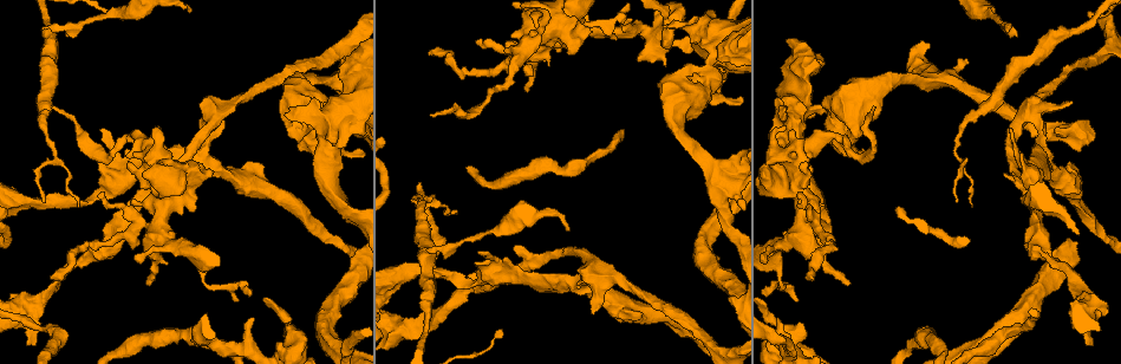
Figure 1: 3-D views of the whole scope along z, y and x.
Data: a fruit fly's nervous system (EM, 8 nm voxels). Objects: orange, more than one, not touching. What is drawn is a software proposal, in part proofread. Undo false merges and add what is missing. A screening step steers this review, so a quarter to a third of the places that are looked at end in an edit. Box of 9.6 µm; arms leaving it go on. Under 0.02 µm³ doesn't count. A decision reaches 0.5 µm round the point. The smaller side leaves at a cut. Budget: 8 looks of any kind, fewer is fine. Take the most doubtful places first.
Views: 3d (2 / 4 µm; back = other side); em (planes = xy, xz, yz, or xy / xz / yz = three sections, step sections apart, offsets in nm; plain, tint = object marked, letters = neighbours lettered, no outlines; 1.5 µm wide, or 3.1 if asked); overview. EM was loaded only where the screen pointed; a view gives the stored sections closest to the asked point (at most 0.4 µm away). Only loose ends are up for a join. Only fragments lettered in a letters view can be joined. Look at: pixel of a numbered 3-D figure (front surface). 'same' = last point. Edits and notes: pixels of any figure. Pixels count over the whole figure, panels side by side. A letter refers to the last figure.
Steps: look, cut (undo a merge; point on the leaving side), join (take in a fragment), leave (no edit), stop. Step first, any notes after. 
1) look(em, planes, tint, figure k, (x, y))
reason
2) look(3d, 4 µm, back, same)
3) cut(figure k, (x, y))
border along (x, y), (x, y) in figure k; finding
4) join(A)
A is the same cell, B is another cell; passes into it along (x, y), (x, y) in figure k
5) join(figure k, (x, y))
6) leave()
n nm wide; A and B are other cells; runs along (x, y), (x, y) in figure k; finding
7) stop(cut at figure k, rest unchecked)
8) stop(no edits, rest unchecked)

look(3d, 4 µm, back, figure 1, (432, 117))
free end

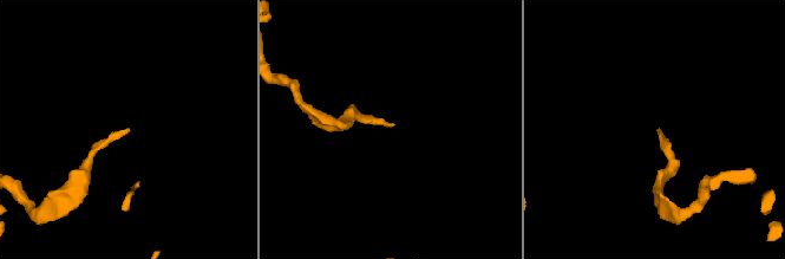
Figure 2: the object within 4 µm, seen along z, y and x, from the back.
look(em, yz, step 8, tint, figure 2, (128, 129))
shape alone is not enough

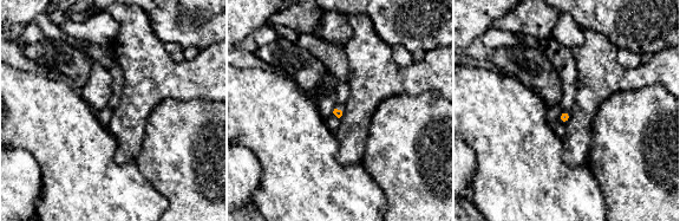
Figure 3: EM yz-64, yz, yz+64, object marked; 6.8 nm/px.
look(em, planes, letters, same)

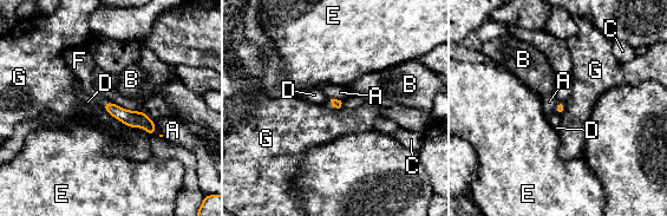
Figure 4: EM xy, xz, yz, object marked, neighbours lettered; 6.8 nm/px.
join(F)
F is the same cell, A, B, C, D, E and G are other cells; it goes on there

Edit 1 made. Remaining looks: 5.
look(overview)
see it whole again

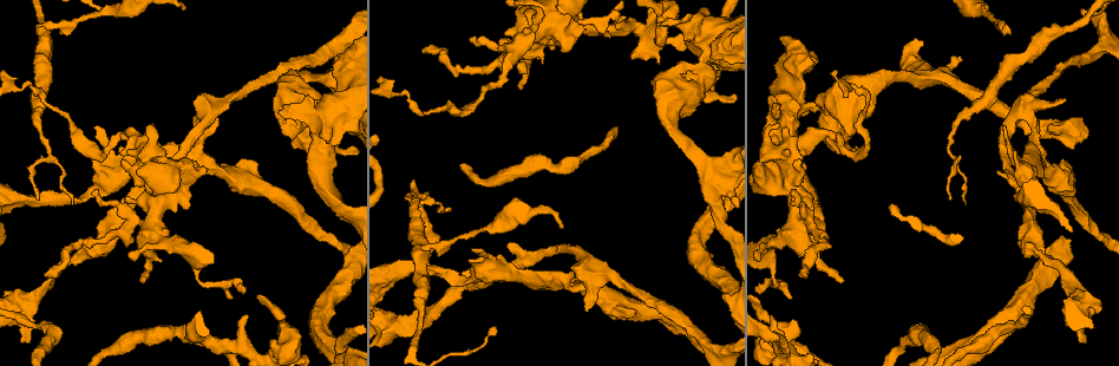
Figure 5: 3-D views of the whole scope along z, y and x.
look(em, xz, step 8, letters, figure 5, (451, 212))
branch stops here

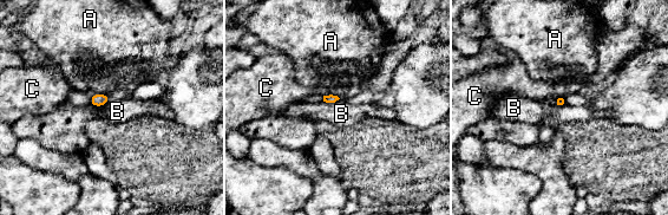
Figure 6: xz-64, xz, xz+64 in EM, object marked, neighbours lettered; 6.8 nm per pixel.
look(em, yz, step 8, letters, same)
another direction

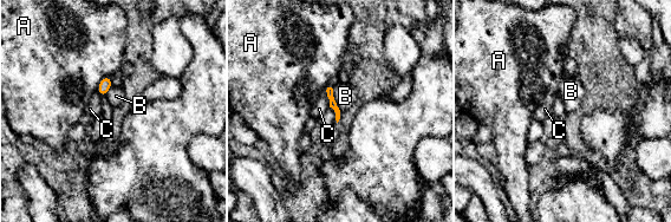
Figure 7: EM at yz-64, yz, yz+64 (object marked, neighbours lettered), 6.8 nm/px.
leave()
A, B and C are other cells; border along (333, 85), (333, 99), (340, 110) in figure 7; none of them fits

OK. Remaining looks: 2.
look(3d, 4 µm, figure 5, (561, 228))
tapers out

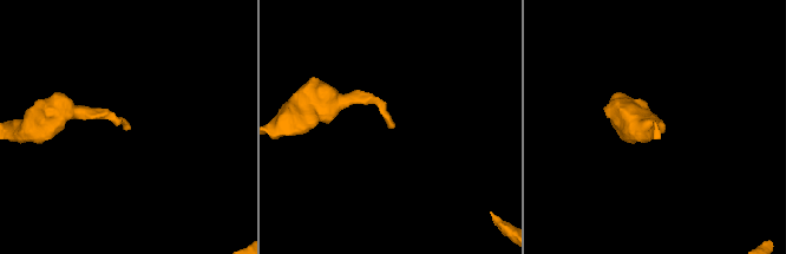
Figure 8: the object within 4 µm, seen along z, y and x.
look(em, planes, letters, figure 8, (389, 123))

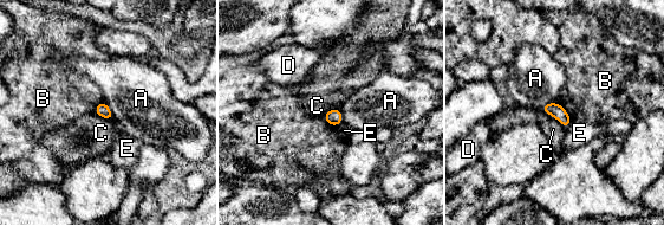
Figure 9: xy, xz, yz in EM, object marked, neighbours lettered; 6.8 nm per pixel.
leave()
A, B, C, D and E are other cells; border along (541, 109), (555, 117), (566, 128) in figure 9; none of them fits

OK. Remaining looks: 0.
stop(join at figure 4, rest unchecked)

